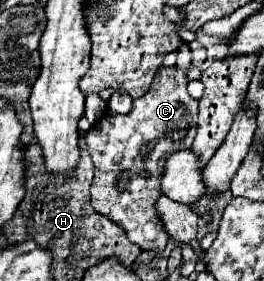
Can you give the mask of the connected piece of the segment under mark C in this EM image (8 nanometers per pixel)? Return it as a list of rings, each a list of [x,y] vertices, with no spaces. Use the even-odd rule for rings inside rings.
[[[161,67],[151,89],[133,101],[133,109],[127,115],[105,111],[85,135],[95,163],[91,185],[93,209],[115,221],[145,251],[163,251],[169,241],[169,233],[155,209],[161,197],[159,181],[163,179],[163,165],[171,153],[189,149],[197,131],[197,101],[187,93],[187,83],[187,71]]]

